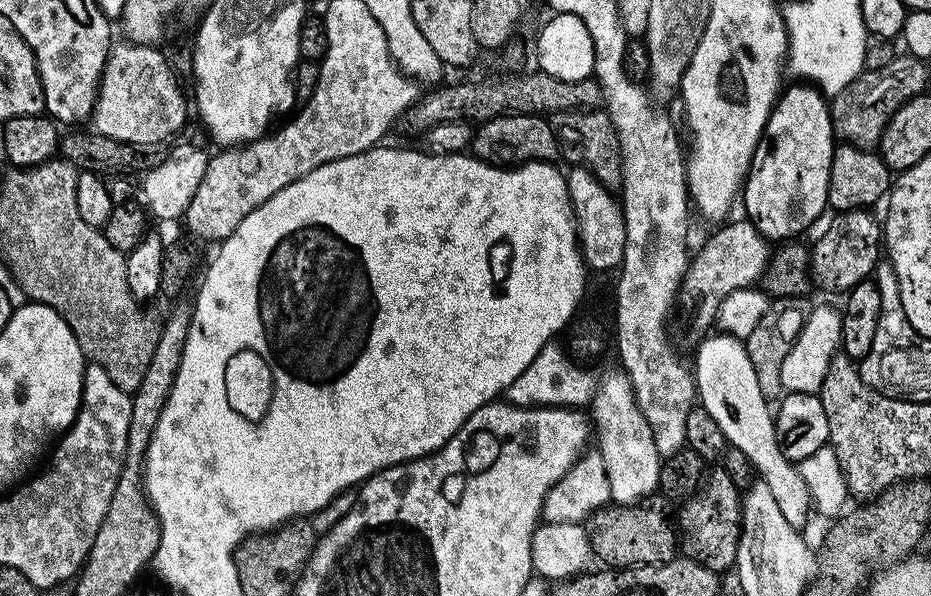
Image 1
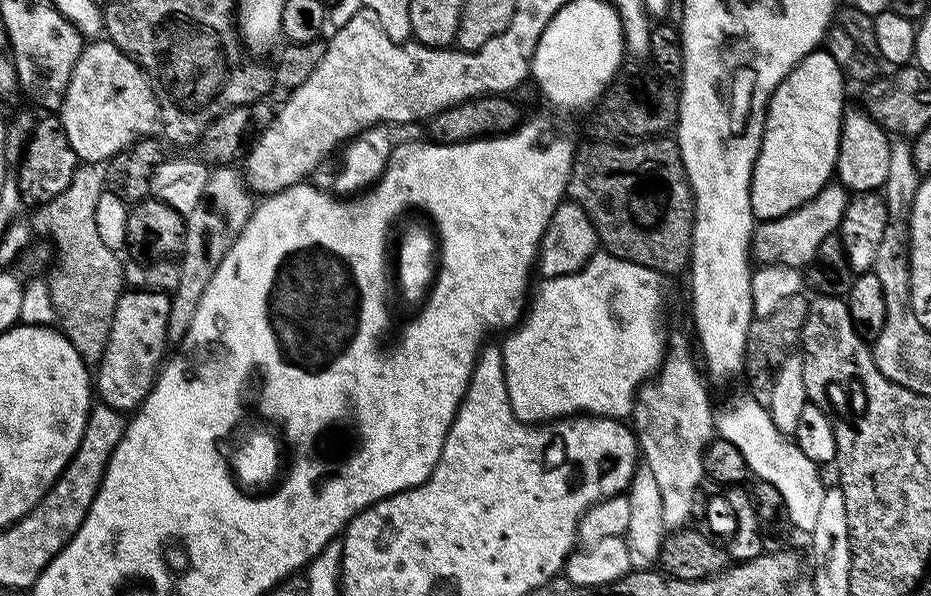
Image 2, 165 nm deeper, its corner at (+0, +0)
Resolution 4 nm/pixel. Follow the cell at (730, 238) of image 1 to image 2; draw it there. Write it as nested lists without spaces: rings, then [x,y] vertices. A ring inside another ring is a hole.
[[[829,182],[822,191],[801,208],[795,208],[777,220],[765,220],[755,225],[752,233],[752,258],[757,265],[781,264],[791,268],[807,269],[818,254],[818,246],[833,235],[842,222],[849,193],[839,183]]]

